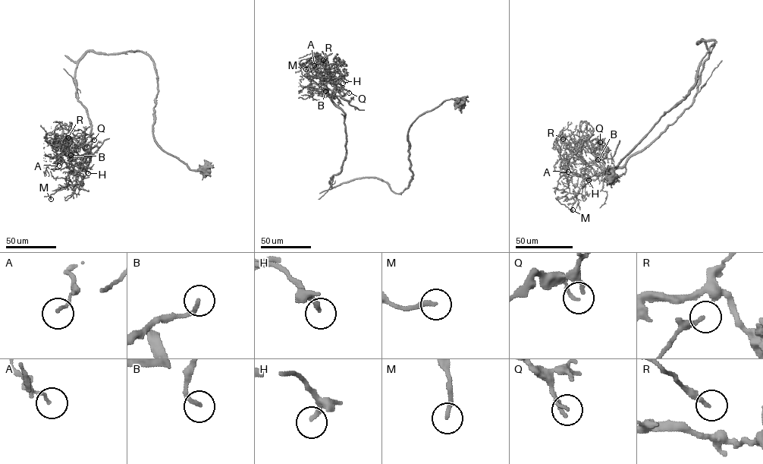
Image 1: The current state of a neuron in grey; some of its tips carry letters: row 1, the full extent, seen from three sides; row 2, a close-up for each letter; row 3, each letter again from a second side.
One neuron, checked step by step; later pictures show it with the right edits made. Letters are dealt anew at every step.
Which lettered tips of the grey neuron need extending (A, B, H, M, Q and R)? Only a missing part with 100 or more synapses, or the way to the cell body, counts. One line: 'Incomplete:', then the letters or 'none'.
Incomplete: none

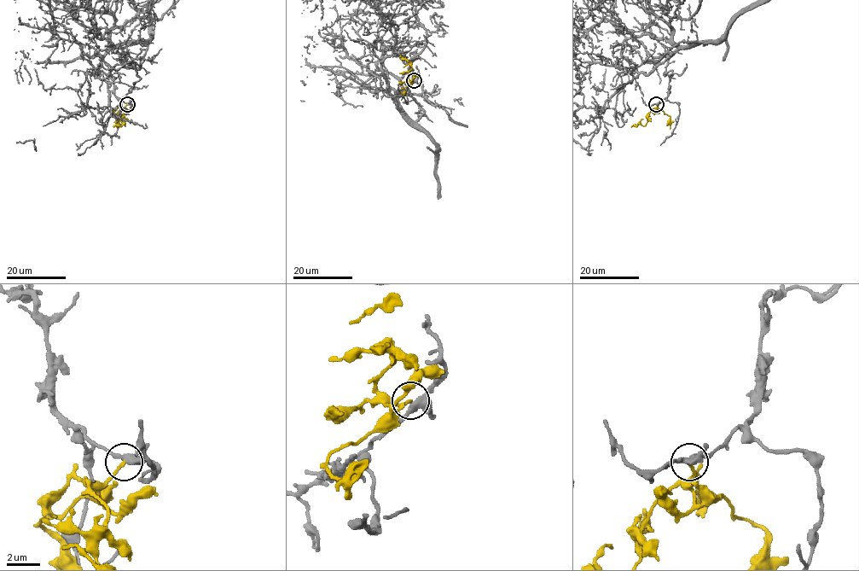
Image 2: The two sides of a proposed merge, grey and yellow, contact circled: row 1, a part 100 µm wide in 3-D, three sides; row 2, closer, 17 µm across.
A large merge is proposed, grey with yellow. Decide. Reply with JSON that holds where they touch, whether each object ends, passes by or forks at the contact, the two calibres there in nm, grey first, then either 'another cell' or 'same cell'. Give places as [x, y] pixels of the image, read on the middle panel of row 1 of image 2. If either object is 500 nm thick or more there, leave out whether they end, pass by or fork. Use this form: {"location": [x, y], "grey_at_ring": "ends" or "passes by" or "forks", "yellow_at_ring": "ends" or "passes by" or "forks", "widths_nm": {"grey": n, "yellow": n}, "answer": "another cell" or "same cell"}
{"location": [414, 80], "grey_at_ring": "forks", "yellow_at_ring": "ends", "widths_nm": {"grey": 360, "yellow": 180}, "answer": "another cell"}

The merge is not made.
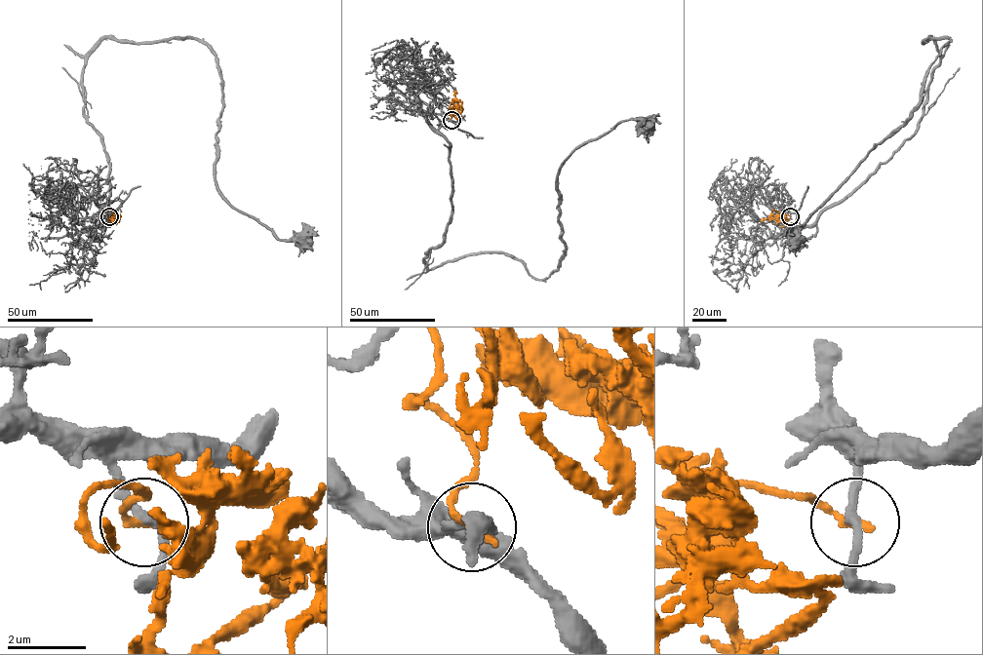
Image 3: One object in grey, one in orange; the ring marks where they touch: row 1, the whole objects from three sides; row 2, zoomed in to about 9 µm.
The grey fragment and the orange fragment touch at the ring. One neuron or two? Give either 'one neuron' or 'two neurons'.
two neurons

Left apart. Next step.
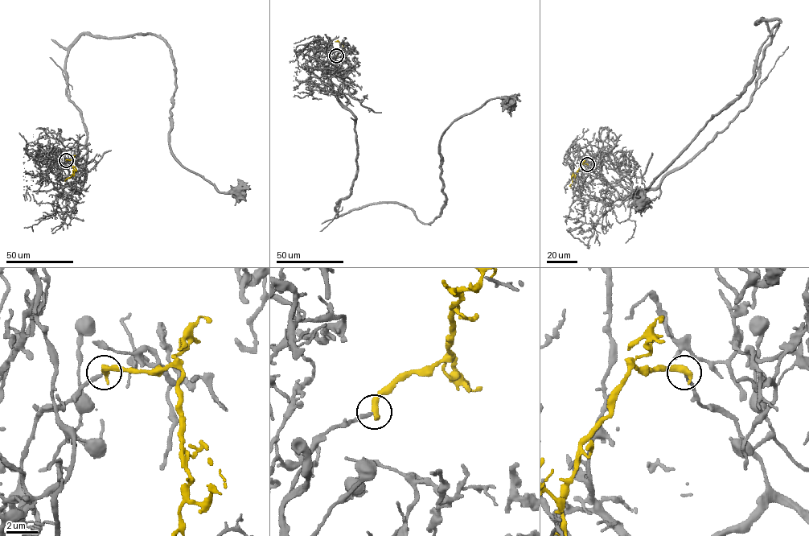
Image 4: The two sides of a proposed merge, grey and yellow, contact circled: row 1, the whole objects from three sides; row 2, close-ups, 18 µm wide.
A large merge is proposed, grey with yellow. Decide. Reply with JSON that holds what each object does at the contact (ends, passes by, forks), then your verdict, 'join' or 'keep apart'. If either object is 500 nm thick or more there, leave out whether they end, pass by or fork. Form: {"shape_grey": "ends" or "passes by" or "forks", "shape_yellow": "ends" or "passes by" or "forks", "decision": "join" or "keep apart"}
{"decision": "join"}

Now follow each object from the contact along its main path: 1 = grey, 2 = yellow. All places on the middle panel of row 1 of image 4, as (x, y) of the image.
1: (336, 55), (357, 145), (339, 216), (400, 203), (431, 223), (441, 134), (509, 101)
2: (336, 55), (342, 51), (343, 46), (334, 41)

